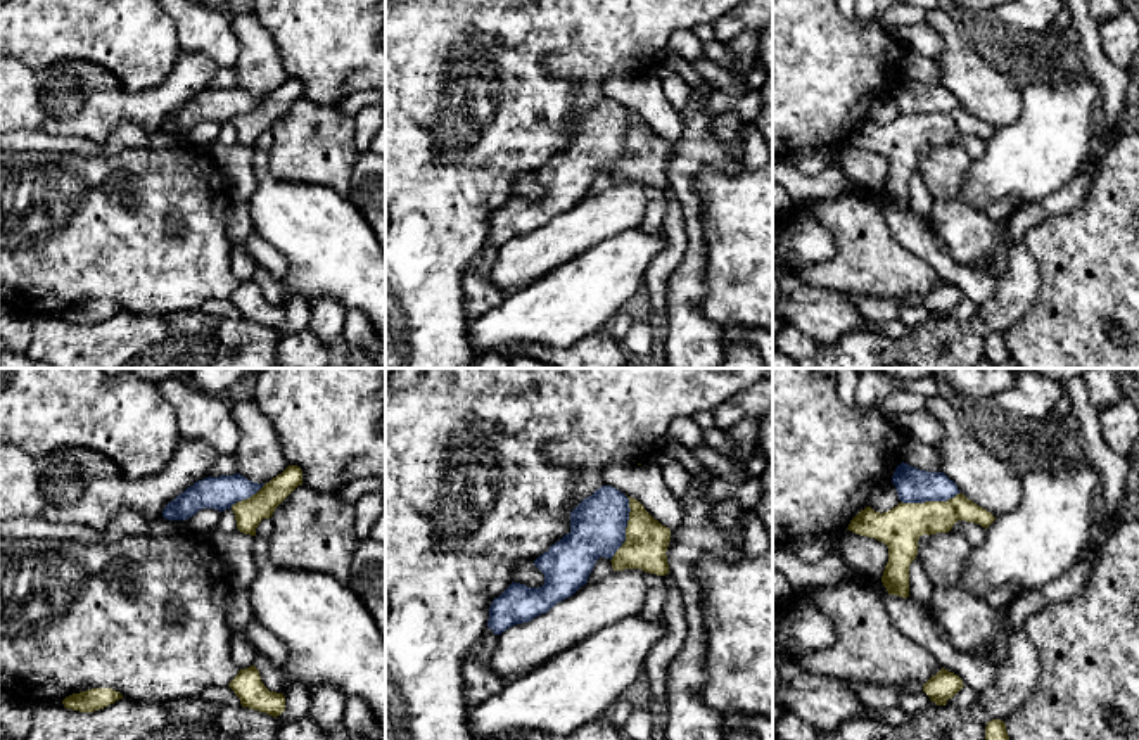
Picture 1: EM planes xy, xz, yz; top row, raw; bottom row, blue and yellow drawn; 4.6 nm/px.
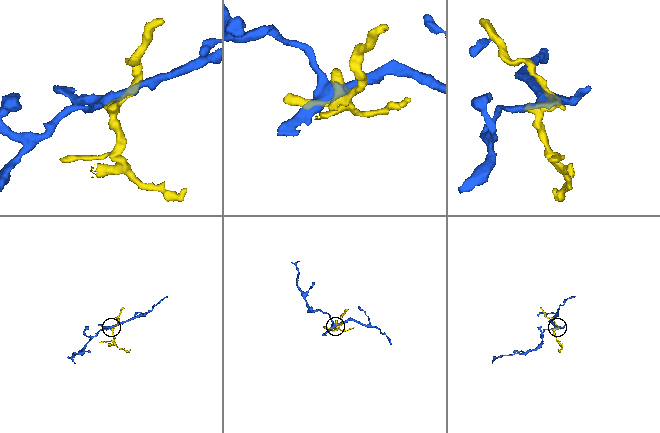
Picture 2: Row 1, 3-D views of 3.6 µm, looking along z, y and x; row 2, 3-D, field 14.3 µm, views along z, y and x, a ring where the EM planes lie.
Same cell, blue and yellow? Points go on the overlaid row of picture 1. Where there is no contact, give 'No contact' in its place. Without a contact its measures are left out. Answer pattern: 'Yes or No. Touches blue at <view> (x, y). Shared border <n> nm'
No. Touches blue at xz (626, 526). Shared border 320 nm

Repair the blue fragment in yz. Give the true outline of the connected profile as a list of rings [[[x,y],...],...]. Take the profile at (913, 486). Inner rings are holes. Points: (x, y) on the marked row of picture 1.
[[[907,463],[897,465],[892,482],[902,503],[947,501],[959,494],[944,472],[926,472]]]

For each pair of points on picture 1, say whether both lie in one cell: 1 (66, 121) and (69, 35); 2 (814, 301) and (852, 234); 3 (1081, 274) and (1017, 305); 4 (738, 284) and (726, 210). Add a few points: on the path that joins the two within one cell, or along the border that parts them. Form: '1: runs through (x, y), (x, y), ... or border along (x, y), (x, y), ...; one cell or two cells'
1: border along (28, 66), (44, 70), (87, 59), (108, 71); two cells
2: border along (790, 275), (818, 287), (835, 289), (840, 294); two cells
3: border along (1034, 256), (1037, 294), (1030, 308), (1010, 329); two cells
4: runs through (738, 265), (738, 229); one cell

